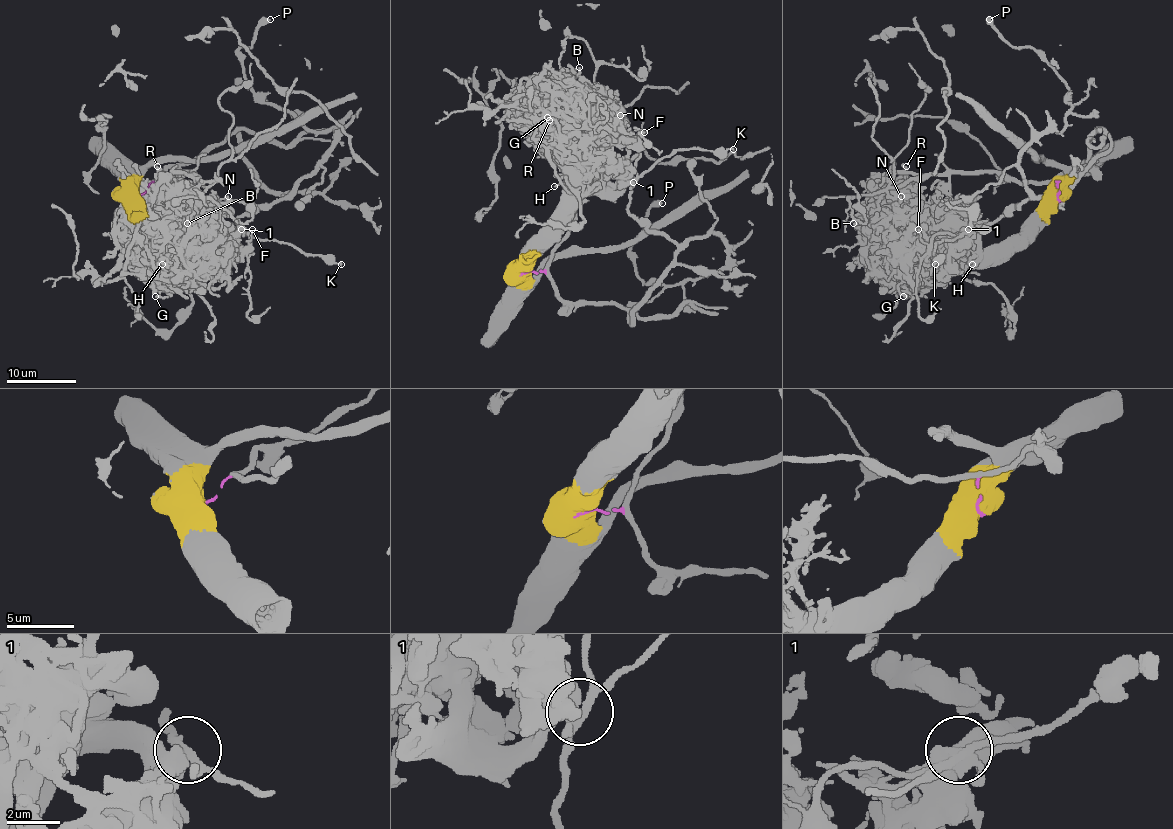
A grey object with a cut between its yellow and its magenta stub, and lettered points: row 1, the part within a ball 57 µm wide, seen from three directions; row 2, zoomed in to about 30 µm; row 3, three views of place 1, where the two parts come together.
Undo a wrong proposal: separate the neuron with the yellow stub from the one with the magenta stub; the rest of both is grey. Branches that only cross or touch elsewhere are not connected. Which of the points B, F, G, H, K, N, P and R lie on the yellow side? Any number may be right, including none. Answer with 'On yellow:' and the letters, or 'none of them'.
On yellow: B, G, H, N, R

